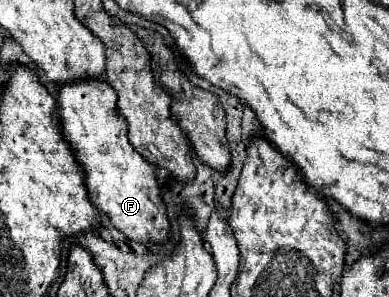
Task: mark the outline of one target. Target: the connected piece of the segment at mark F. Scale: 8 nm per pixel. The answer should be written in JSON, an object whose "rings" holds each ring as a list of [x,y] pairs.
{"rings":[[[100,78],[64,84],[58,98],[62,136],[86,172],[86,188],[92,204],[110,218],[112,226],[132,242],[162,244],[170,238],[170,222],[156,172],[128,142],[128,122],[118,114],[116,102],[118,94]]]}

